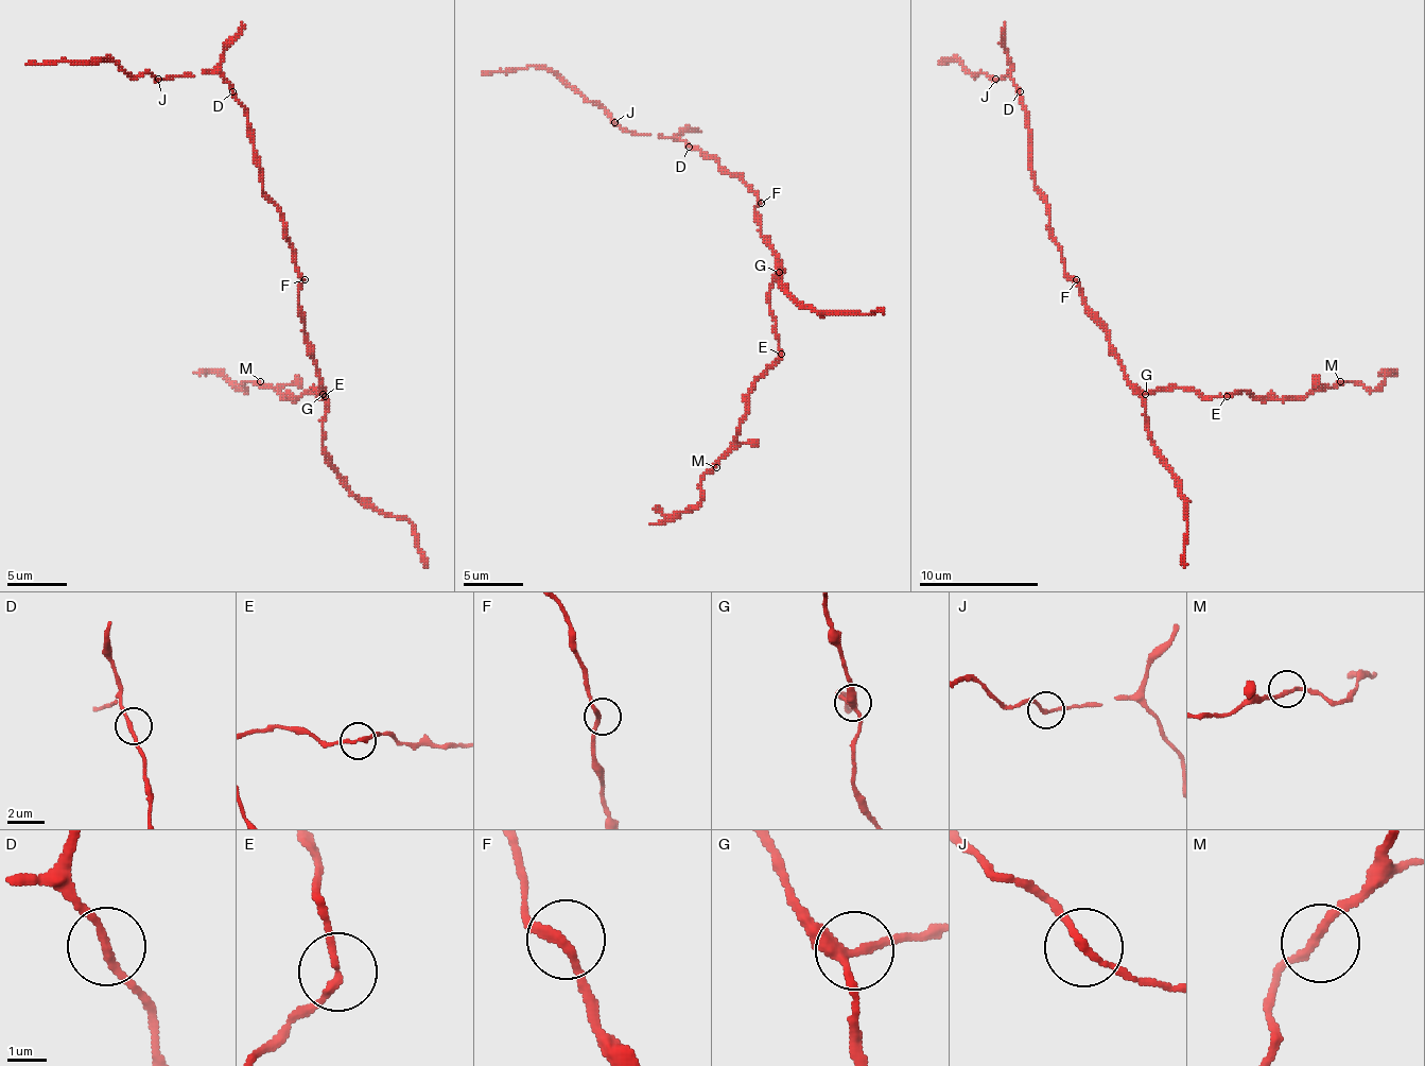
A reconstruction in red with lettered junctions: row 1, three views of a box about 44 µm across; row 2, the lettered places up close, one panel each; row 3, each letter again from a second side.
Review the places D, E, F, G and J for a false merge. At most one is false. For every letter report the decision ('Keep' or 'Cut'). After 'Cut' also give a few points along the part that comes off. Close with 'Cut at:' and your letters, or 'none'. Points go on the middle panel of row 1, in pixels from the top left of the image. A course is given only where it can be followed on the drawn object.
D: Keep
E: Keep
F: Keep
G: Keep
J: Keep
Cut at: none

